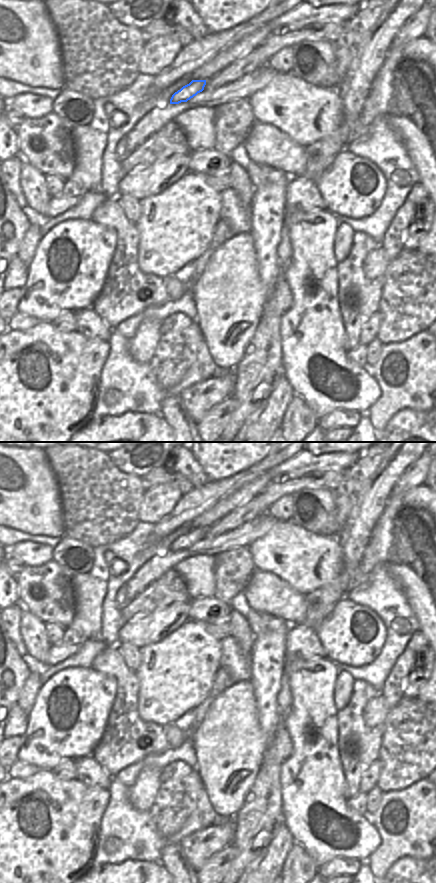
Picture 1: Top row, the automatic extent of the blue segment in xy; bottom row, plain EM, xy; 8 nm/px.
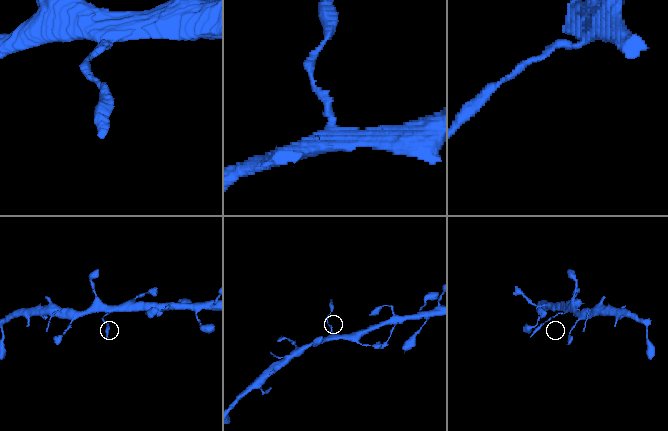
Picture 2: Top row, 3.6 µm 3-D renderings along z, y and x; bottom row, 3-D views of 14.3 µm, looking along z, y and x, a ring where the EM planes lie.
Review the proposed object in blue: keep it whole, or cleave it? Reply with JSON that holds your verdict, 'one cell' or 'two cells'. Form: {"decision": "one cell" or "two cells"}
{"decision": "two cells"}

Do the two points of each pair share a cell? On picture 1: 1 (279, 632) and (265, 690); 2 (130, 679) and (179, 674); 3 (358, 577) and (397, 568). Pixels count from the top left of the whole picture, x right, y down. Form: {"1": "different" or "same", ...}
{"1": "same", "2": "different", "3": "different"}

